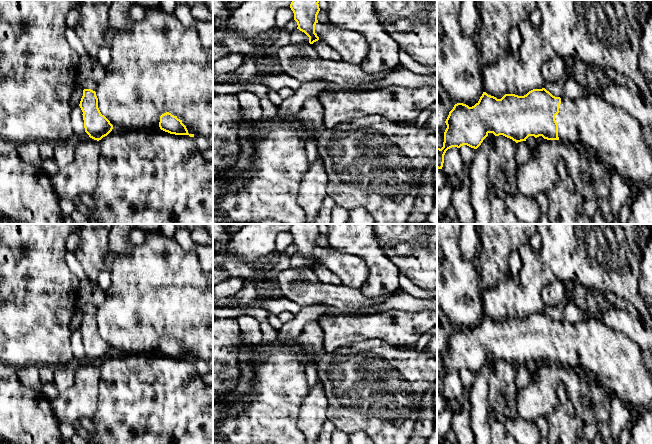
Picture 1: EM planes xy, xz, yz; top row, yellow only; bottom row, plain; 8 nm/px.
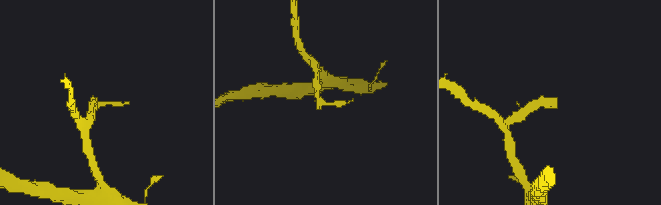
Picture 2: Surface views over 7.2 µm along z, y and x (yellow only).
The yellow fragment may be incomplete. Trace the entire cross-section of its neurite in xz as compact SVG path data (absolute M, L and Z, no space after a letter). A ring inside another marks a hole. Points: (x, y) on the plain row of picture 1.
M292 224L290 232L297 246L297 253L309 261L309 267L313 268L319 264L315 257L315 249L318 247L317 239L320 235L319 224Z

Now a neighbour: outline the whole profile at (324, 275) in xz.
M318 264L312 269L321 282L333 285L342 284L342 281L334 273L326 269L323 265Z

